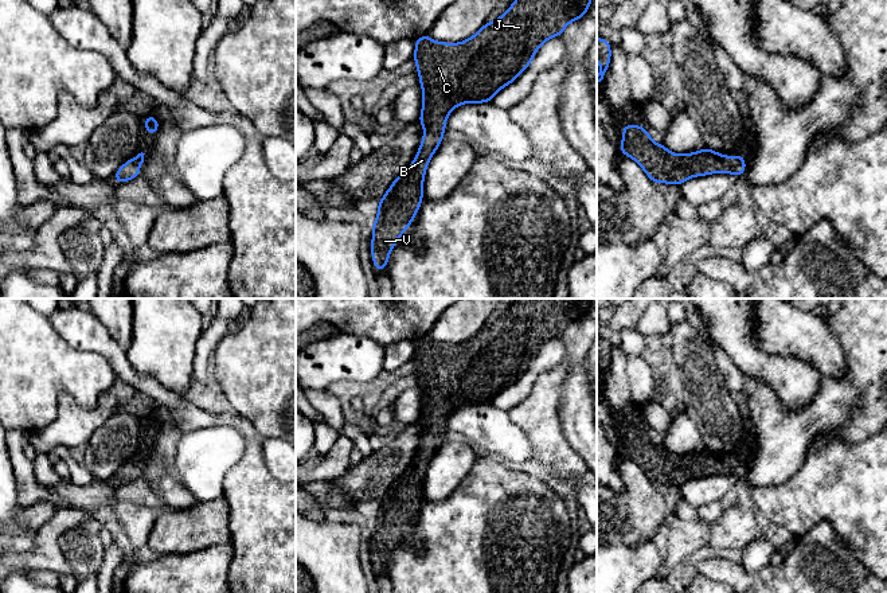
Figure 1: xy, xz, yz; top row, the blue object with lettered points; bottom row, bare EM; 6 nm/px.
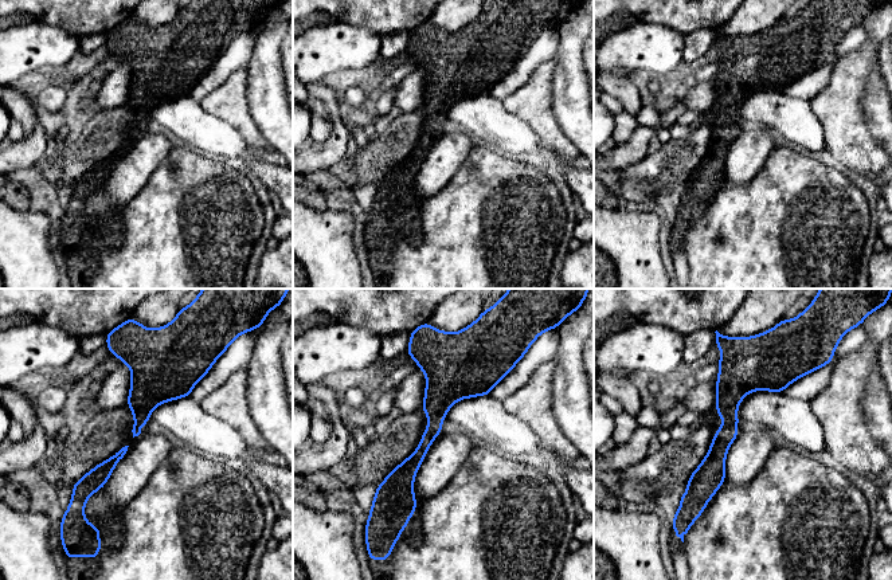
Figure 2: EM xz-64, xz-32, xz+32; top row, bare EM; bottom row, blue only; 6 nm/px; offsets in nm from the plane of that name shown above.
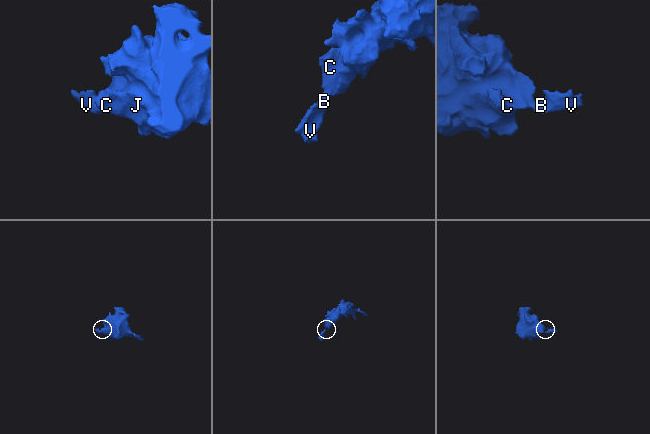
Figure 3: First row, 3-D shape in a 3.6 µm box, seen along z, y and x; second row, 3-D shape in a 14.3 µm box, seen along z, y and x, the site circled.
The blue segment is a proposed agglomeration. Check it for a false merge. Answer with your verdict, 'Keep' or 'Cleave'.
Keep

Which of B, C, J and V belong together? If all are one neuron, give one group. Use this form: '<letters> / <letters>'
B C J V

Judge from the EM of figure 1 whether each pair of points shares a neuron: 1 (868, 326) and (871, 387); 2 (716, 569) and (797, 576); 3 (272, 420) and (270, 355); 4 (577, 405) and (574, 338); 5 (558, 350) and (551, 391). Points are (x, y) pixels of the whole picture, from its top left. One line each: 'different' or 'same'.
1: same
2: same
3: same
4: same
5: different

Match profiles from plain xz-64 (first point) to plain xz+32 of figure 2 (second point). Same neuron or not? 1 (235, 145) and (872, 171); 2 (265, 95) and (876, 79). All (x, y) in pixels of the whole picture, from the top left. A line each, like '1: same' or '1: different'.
1: different
2: same

